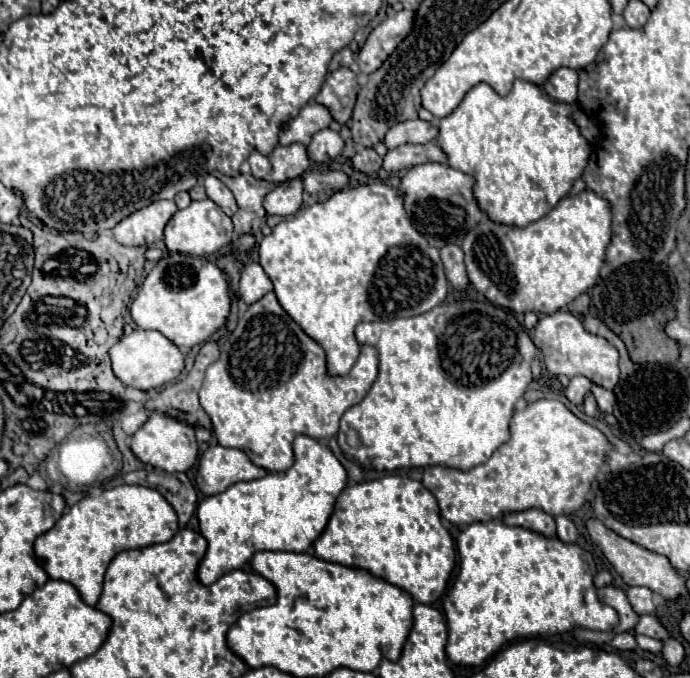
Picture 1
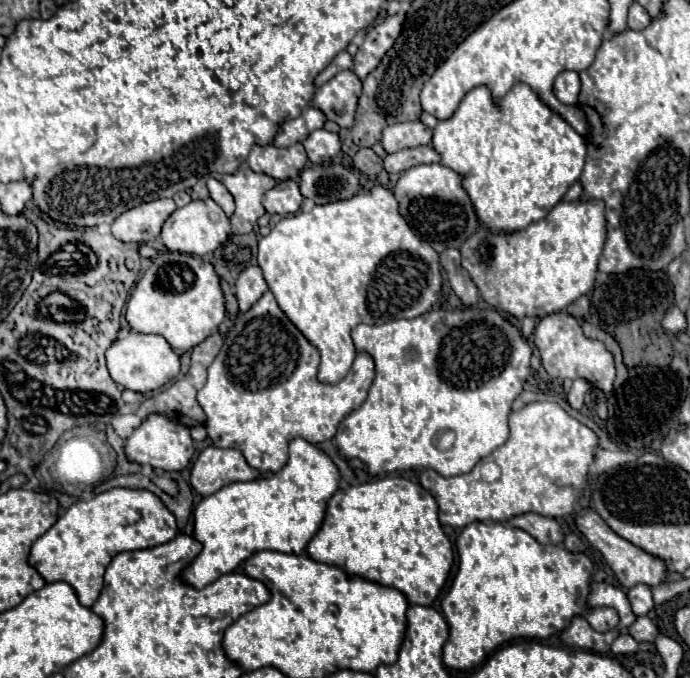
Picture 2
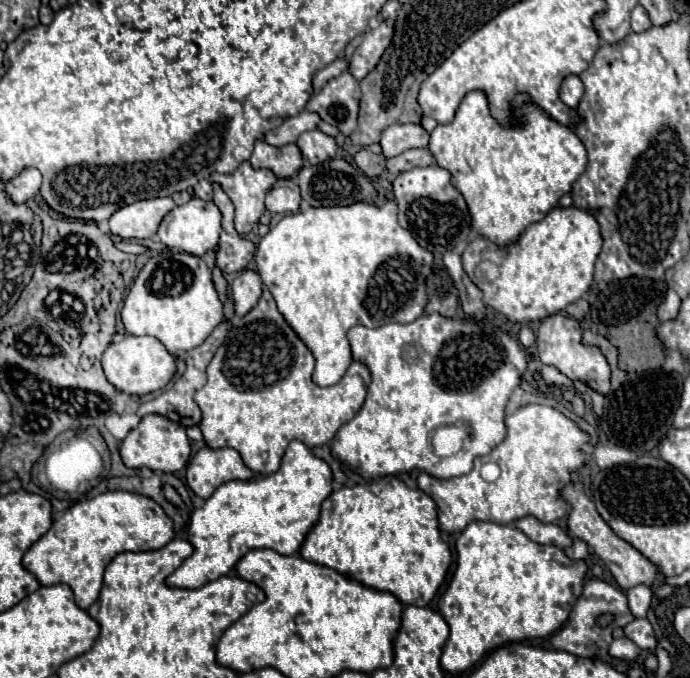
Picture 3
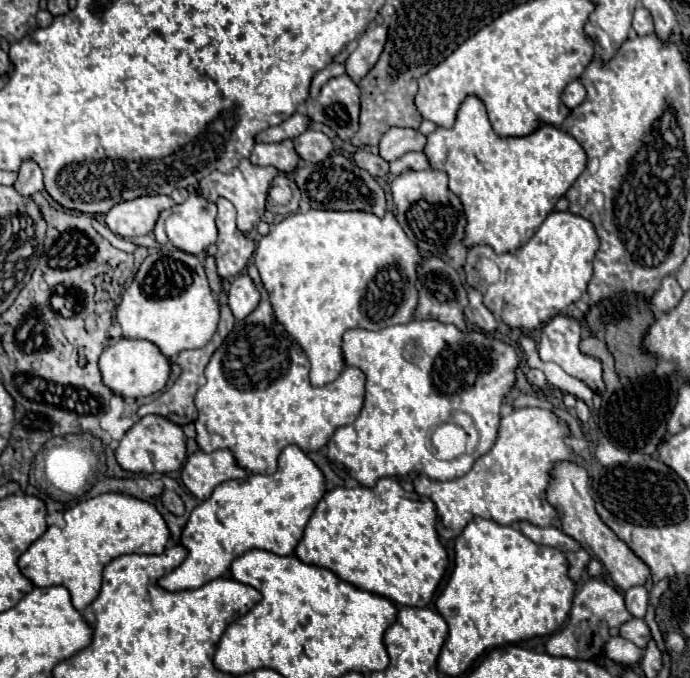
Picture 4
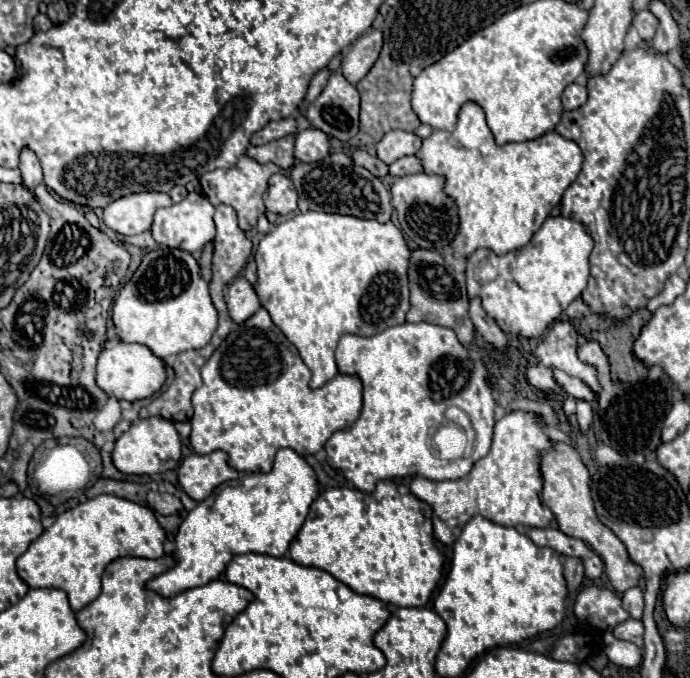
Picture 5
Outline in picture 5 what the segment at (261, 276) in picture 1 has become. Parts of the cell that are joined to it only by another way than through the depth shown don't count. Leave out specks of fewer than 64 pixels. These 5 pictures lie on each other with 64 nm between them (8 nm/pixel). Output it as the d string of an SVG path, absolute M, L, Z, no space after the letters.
M238 276L228 286L226 304L228 304L228 312L230 312L232 320L236 324L240 324L240 322L248 320L260 308L260 298L256 296L256 290L252 288L252 284L248 280L244 276Z

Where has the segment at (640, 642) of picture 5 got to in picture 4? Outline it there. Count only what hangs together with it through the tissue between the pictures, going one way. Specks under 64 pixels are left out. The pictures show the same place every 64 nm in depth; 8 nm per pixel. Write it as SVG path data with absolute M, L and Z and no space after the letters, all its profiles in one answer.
M632 618L620 626L620 636L634 642L638 648L646 648L650 642L650 628L644 620Z

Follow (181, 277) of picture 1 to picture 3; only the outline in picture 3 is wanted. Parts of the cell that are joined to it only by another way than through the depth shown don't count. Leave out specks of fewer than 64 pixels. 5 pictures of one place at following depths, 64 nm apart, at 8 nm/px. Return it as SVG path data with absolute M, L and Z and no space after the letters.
M162 250L148 260L134 280L122 308L126 332L134 336L154 336L170 354L200 346L222 320L222 302L214 288L210 268L202 258L178 250Z

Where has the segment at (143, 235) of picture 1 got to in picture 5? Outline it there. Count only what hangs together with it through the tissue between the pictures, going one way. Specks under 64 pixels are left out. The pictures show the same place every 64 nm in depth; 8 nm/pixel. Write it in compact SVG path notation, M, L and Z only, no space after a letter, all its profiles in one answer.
M142 192L130 194L120 200L114 200L104 208L104 224L118 234L132 236L150 230L154 212L162 206L170 206L172 200L168 194L160 192Z

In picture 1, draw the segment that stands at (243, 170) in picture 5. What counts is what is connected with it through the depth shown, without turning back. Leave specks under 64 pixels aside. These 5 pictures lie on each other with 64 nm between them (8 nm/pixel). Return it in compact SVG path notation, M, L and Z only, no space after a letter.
M220 174L220 178L232 190L232 194L238 202L238 212L232 216L234 232L236 234L250 232L252 220L266 216L262 202L264 202L264 196L268 192L272 192L274 184L266 182L266 180L258 180L252 174L240 174L236 178Z

